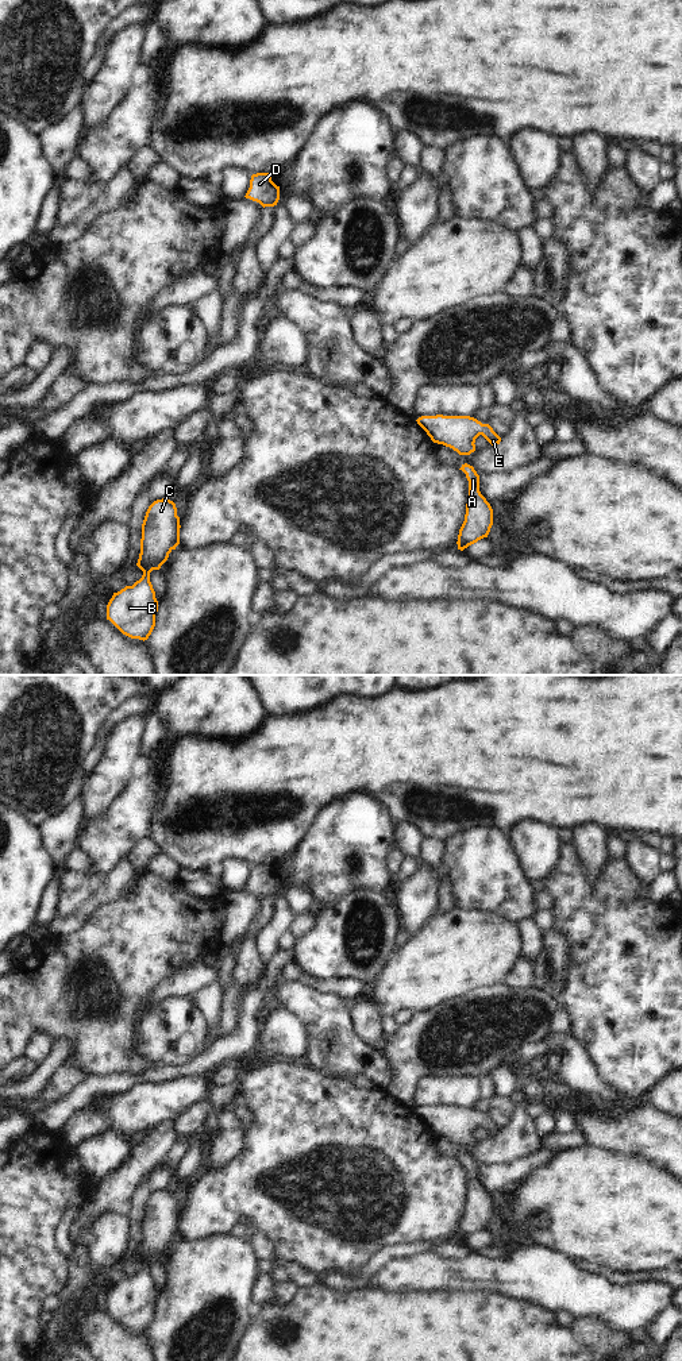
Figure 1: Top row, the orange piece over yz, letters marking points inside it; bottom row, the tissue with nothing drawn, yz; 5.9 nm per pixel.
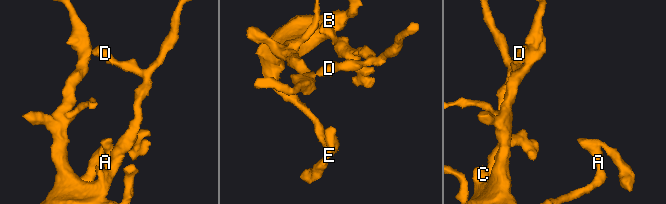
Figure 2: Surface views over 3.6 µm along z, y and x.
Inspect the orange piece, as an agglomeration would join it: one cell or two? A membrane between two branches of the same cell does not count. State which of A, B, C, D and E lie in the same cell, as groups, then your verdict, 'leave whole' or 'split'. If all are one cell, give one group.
A B C D E | leave whole

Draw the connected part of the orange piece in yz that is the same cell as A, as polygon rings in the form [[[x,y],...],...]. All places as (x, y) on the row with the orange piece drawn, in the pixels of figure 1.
[[[465,463],[459,469],[469,481],[469,501],[465,521],[458,535],[458,550],[463,551],[478,540],[488,537],[493,525],[493,509],[479,491],[479,475],[473,466]]]

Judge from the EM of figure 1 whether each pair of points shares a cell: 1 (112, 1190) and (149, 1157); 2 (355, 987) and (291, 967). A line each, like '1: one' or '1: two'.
1: one
2: one

